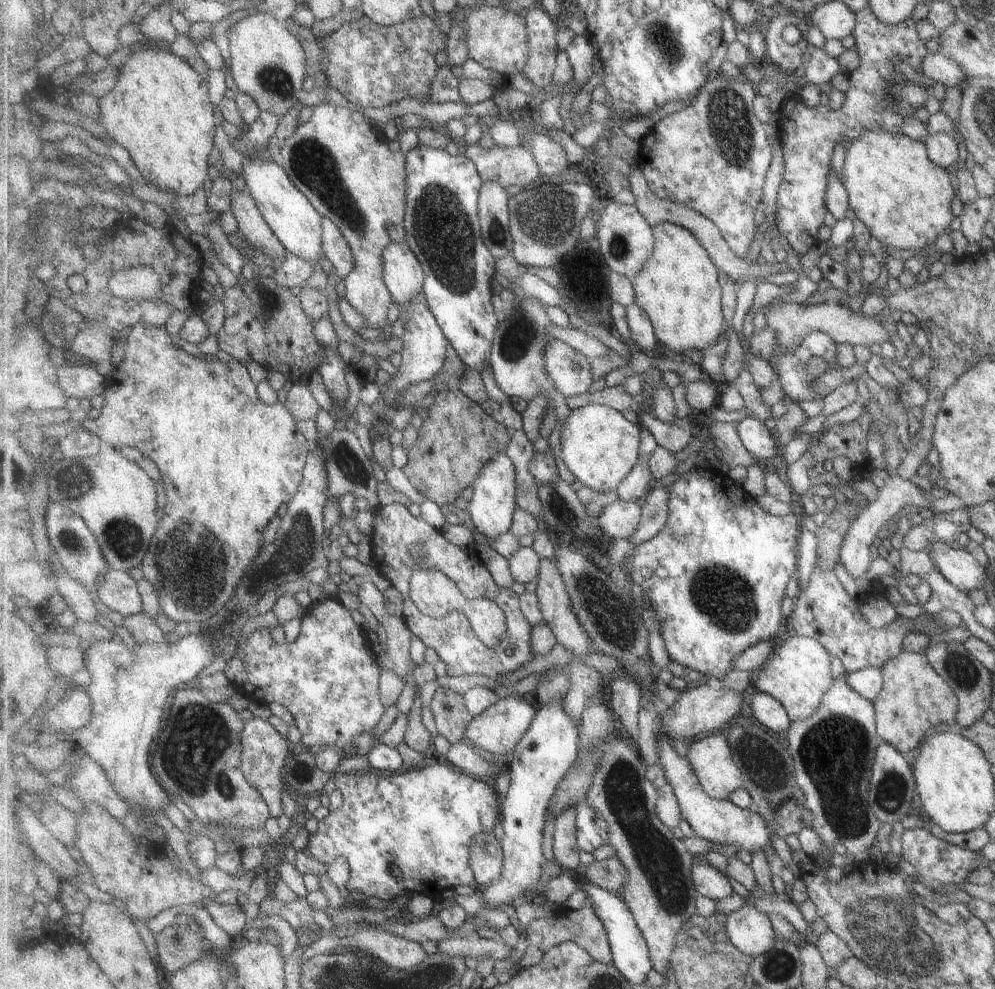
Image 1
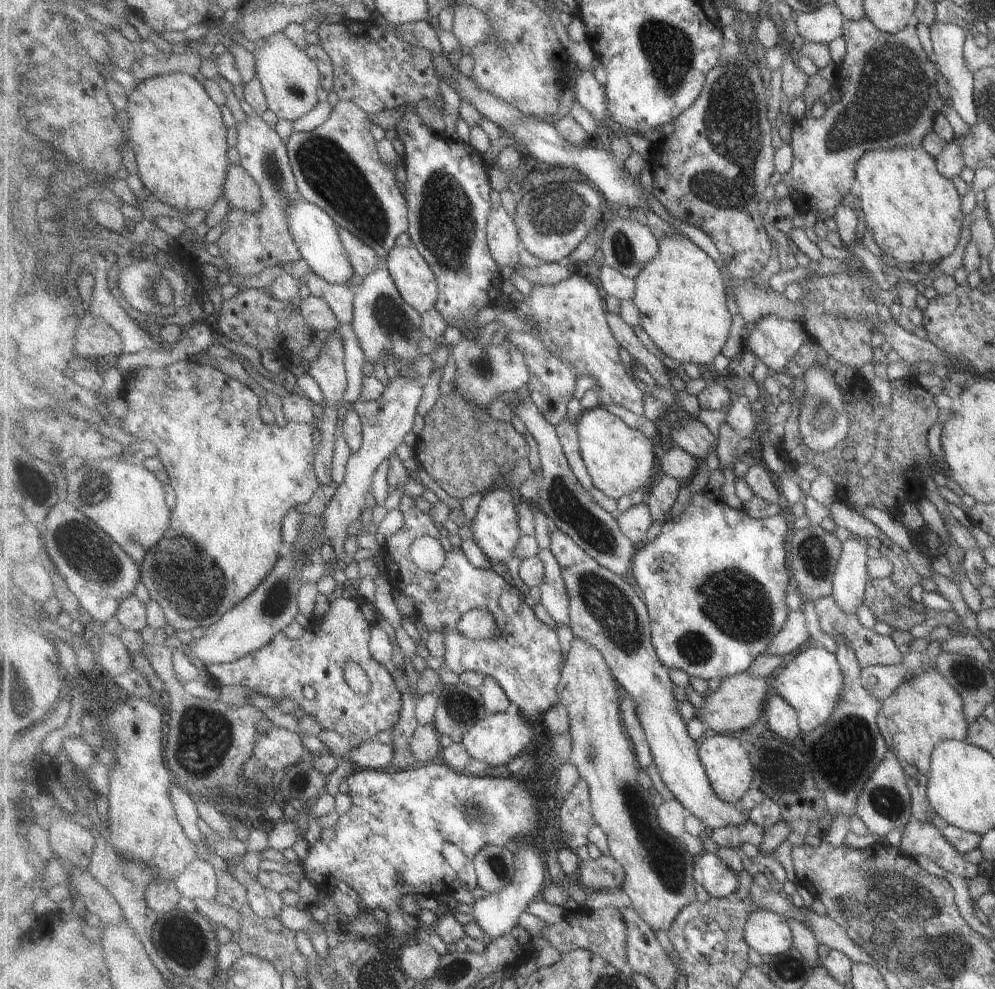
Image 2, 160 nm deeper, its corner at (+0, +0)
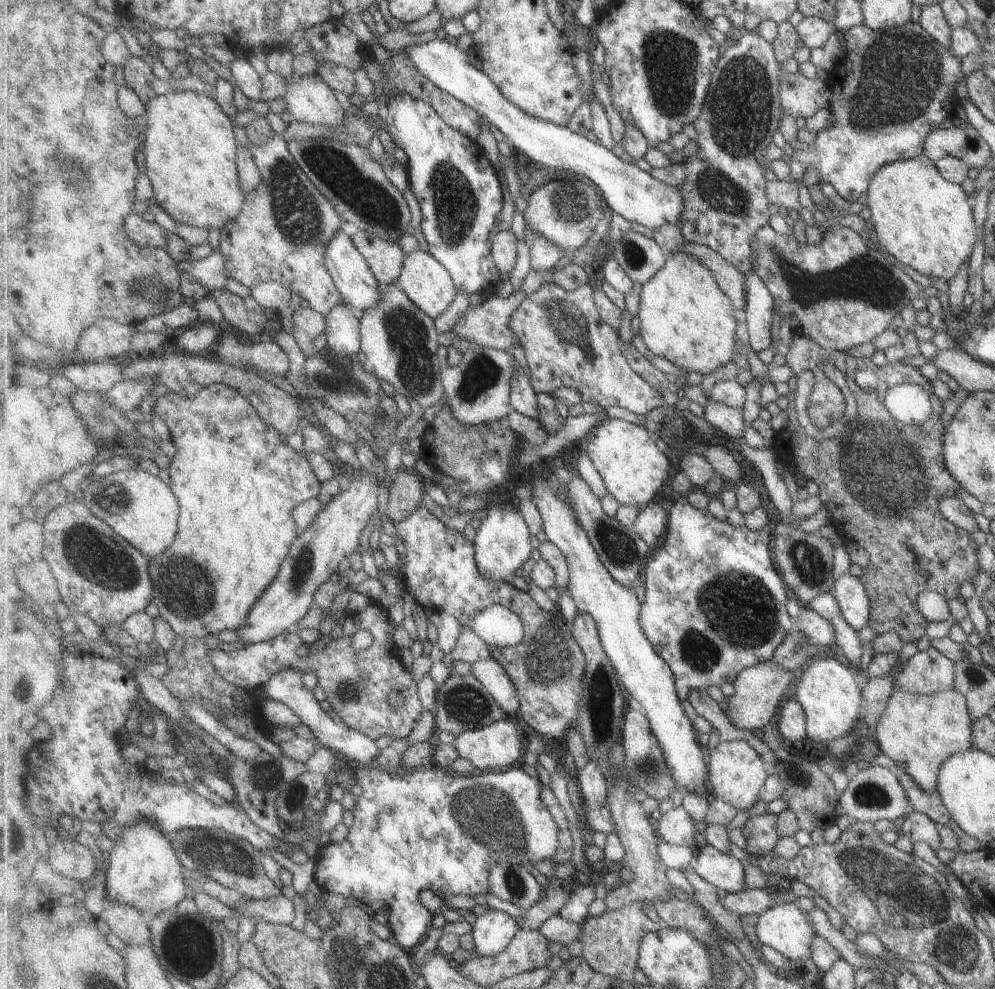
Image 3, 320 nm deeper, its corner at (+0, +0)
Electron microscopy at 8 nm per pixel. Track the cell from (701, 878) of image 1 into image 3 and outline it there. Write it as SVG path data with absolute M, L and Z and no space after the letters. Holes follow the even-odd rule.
M705 844L694 855L694 867L701 878L715 885L722 893L745 890L745 865L730 853Z

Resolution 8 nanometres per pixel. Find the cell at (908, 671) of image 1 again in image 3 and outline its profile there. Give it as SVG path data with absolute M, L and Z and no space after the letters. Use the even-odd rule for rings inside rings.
M951 688L930 695L898 690L886 702L876 726L879 750L925 792L937 789L938 770L947 757L970 747L971 720L966 699Z

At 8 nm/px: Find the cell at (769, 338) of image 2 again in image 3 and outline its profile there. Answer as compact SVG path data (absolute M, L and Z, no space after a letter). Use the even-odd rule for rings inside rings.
M756 272L746 274L746 293L747 298L744 312L746 313L745 321L747 324L750 347L755 352L761 352L761 350L775 345L775 343L773 343L773 334L771 334L771 324L773 324L773 316L771 314L776 310L776 302L771 291Z

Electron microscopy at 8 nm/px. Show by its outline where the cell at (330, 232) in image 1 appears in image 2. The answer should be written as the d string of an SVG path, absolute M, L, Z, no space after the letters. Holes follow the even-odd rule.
M339 228L341 240L343 240L343 247L346 248L347 256L351 260L355 270L355 276L361 278L375 272L375 268L379 268L381 260L375 254L375 250L371 250L365 242L361 242L359 237L348 232L345 228Z

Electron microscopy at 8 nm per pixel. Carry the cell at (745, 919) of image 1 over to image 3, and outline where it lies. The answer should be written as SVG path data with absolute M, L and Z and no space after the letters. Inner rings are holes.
M797 901L769 907L759 915L756 936L759 944L771 946L789 960L798 961L812 958L812 946L818 930L808 915L809 908L800 907Z

